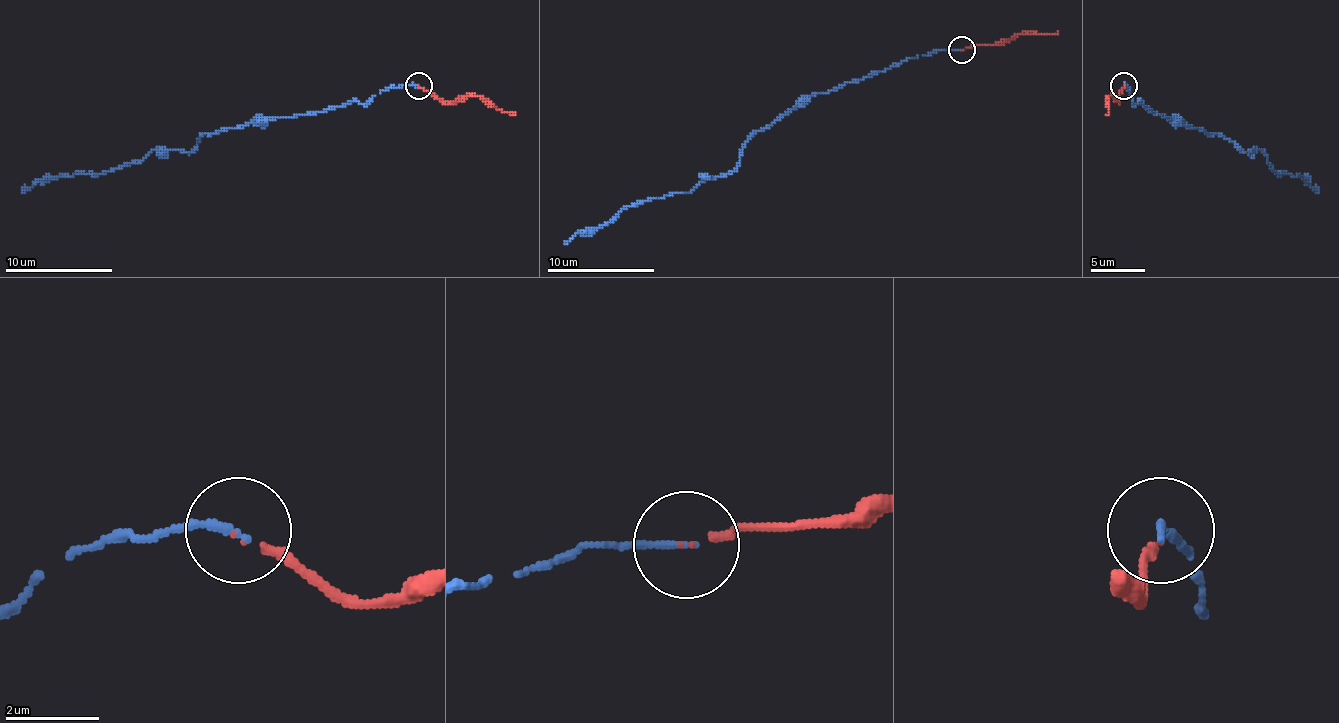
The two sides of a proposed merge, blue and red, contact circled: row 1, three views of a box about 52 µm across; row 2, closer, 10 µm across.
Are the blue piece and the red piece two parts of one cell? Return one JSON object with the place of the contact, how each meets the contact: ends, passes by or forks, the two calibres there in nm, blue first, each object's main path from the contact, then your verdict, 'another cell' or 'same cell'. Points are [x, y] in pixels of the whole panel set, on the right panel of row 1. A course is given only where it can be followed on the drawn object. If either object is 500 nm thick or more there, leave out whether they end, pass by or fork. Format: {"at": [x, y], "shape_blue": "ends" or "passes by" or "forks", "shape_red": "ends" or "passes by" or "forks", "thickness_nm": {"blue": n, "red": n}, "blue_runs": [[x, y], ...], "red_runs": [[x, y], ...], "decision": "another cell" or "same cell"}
{"at": [1124, 86], "shape_blue": "ends", "shape_red": "ends", "thickness_nm": {"blue": 160, "red": 100}, "blue_runs": [[1124, 85], [1135, 104], [1246, 152], [1259, 150], [1278, 174], [1300, 177], [1316, 193]], "red_runs": [[1124, 85], [1119, 101], [1108, 96], [1106, 115]], "decision": "same cell"}

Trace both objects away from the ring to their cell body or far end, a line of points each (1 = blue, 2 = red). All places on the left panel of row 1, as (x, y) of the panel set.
1: (418, 85), (259, 117), (205, 133), (189, 152), (154, 150), (22, 193)
2: (418, 85), (445, 101), (483, 96), (515, 115)

